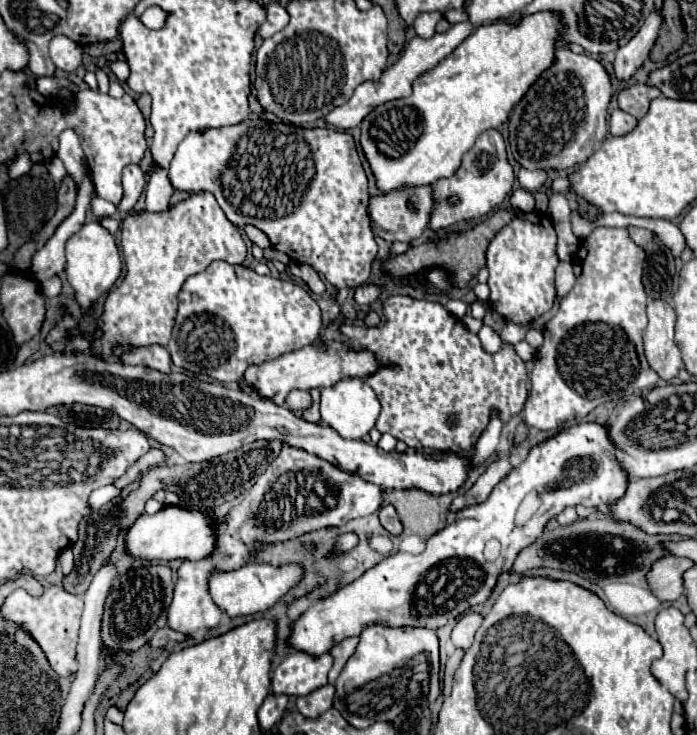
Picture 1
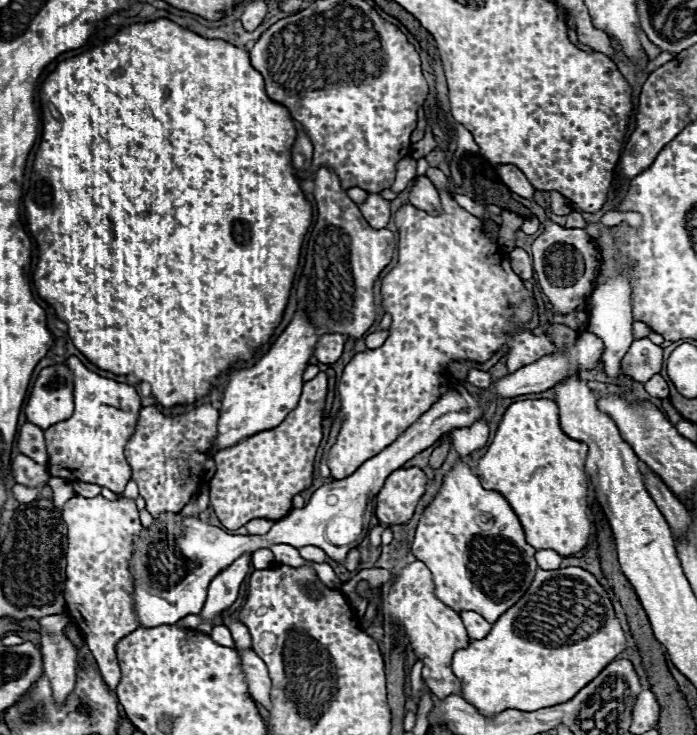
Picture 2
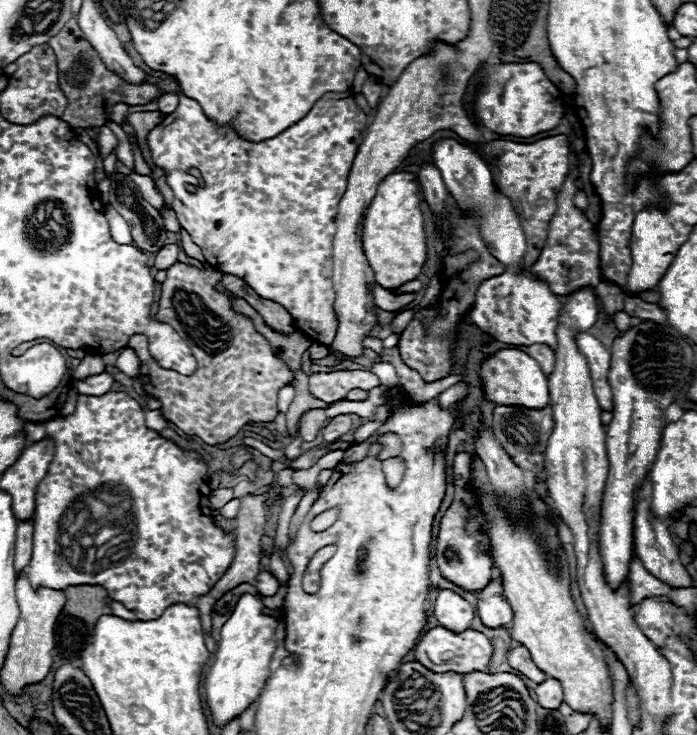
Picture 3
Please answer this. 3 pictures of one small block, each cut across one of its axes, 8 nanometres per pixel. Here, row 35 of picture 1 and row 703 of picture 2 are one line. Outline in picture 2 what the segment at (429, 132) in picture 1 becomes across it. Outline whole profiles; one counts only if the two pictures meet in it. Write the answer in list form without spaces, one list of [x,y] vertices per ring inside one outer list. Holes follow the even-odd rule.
[[[578,566],[558,570],[538,568],[526,594],[494,622],[488,636],[472,640],[468,648],[454,654],[452,670],[462,682],[462,696],[482,714],[494,716],[508,708],[534,712],[536,708],[550,708],[576,696],[576,692],[580,692],[588,680],[594,680],[600,674],[600,668],[606,668],[616,660],[624,648],[626,636],[616,618],[614,604],[594,574]]]

